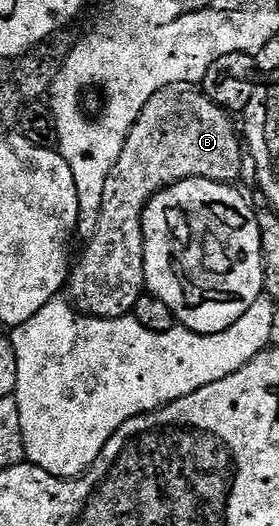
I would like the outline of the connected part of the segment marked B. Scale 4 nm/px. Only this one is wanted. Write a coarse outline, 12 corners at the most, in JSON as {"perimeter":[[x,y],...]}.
{"perimeter":[[151,96],[67,283],[91,318],[134,313],[145,205],[233,184],[243,142],[208,100]]}

